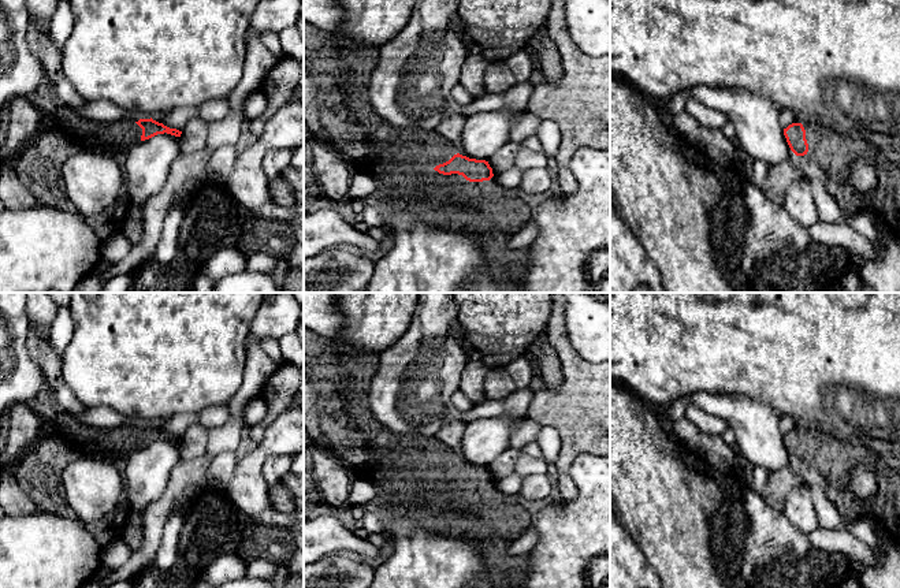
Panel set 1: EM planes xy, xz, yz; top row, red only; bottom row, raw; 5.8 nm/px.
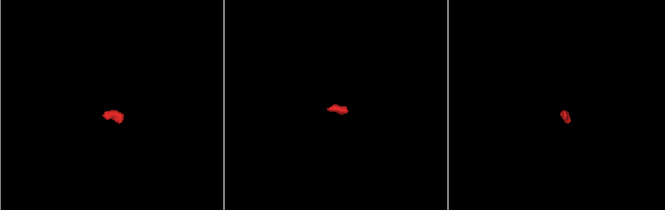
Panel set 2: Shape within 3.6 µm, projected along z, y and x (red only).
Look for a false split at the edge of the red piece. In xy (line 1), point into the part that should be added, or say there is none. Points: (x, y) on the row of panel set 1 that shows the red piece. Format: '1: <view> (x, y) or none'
1: none

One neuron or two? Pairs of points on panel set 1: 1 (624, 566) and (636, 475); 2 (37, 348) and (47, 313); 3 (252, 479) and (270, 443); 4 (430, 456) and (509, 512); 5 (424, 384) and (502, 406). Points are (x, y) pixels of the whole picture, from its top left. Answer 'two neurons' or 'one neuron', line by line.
1: two neurons
2: one neuron
3: one neuron
4: one neuron
5: one neuron

